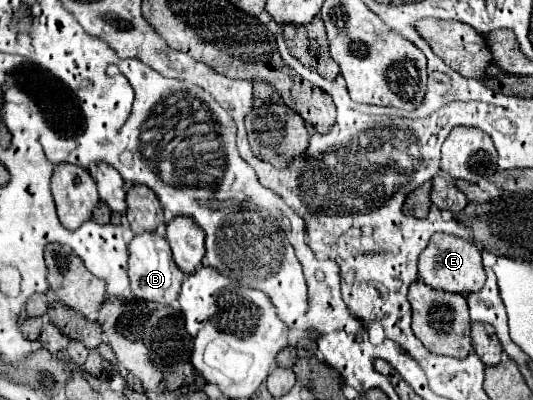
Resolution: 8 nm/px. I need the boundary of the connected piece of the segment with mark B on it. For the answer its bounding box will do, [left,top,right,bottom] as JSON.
[128,233,184,305]

